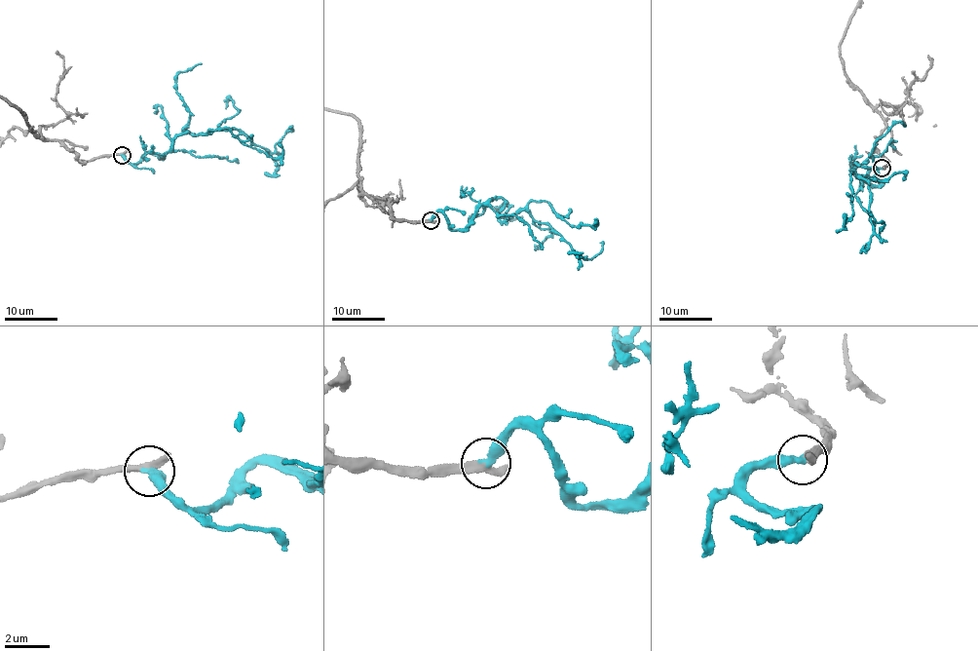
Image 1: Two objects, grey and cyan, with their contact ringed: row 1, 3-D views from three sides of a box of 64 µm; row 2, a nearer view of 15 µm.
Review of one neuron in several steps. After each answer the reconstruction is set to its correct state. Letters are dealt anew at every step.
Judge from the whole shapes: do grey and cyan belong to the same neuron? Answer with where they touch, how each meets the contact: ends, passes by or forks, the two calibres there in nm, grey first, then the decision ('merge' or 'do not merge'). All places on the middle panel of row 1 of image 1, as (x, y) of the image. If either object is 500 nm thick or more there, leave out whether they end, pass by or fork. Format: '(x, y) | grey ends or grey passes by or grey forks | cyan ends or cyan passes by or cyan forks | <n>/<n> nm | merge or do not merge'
(431, 220) | grey passes by | cyan ends | 280/380 nm | merge

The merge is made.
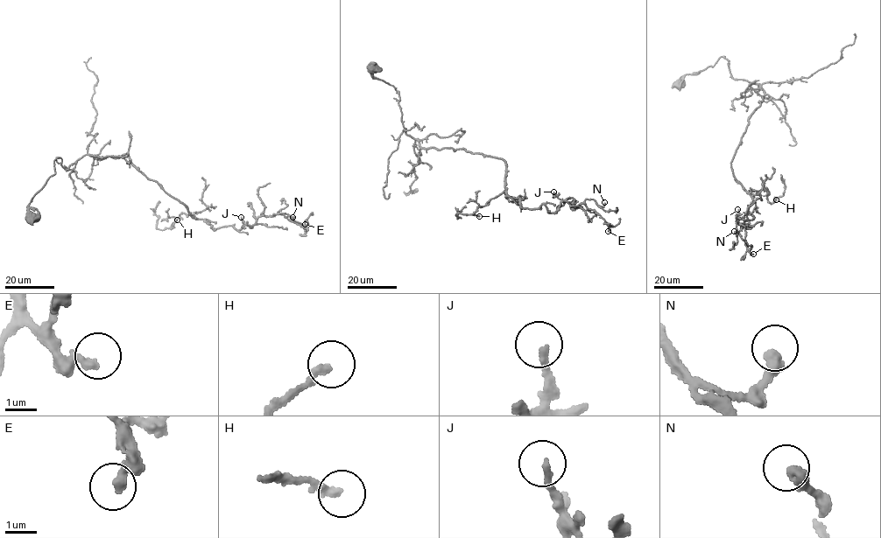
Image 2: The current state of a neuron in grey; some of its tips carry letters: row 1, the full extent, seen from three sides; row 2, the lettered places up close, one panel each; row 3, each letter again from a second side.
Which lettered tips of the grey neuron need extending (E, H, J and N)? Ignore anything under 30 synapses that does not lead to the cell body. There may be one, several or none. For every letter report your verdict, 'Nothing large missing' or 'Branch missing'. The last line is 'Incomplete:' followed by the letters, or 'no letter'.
E: Nothing large missing
H: Branch missing
J: Nothing large missing
N: Nothing large missing
Incomplete: H

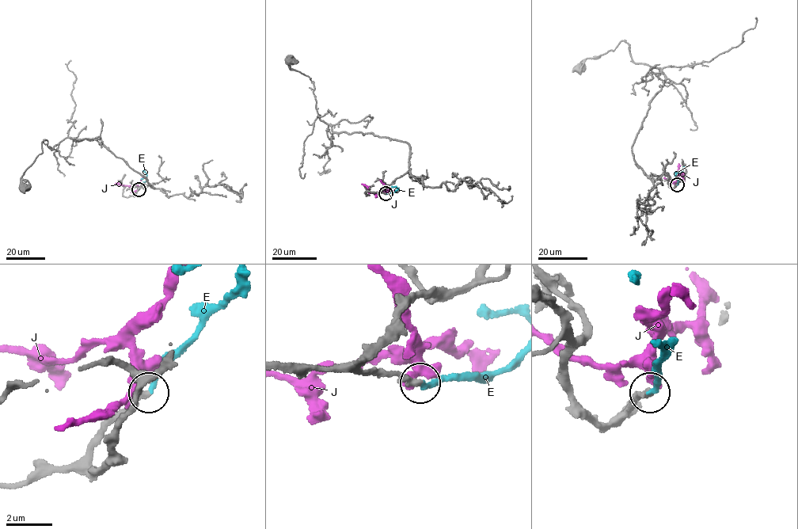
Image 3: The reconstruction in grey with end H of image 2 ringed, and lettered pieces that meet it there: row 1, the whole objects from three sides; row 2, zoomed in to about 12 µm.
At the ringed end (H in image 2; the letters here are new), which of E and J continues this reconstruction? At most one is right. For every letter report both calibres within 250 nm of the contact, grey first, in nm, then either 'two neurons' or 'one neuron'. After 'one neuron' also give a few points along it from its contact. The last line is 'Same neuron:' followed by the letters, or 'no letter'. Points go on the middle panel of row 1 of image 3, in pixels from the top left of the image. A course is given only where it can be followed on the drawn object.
E: calibres 240 and 200 nm; one neuron
J: calibres 260 and 360 nm; two neurons
Same neuron: E

